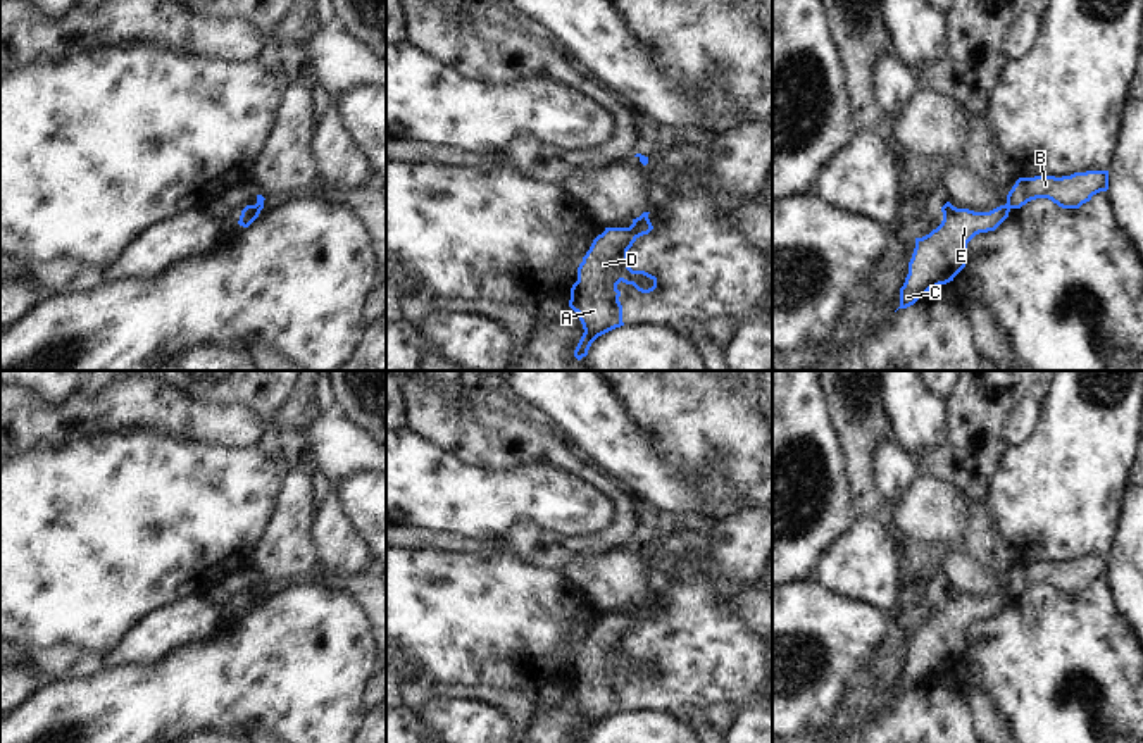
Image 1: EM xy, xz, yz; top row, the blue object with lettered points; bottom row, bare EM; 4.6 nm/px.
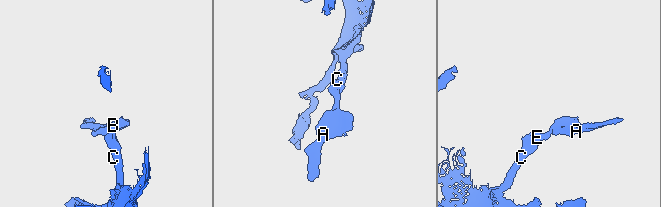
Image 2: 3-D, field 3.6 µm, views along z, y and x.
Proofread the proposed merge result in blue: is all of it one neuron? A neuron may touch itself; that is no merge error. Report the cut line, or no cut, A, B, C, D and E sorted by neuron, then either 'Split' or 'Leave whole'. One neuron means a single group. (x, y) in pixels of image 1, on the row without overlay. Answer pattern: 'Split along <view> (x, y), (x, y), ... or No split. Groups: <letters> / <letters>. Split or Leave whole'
Split along yz (1005, 590), (1009, 595). Groups: A B D / C E. Split.

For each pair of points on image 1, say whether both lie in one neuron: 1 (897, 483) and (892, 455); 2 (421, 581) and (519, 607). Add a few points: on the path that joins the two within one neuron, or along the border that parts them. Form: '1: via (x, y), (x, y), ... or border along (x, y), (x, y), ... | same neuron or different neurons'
1: via (895, 476), (892, 462) | same neuron
2: via (445, 605), (495, 607) | same neuron

